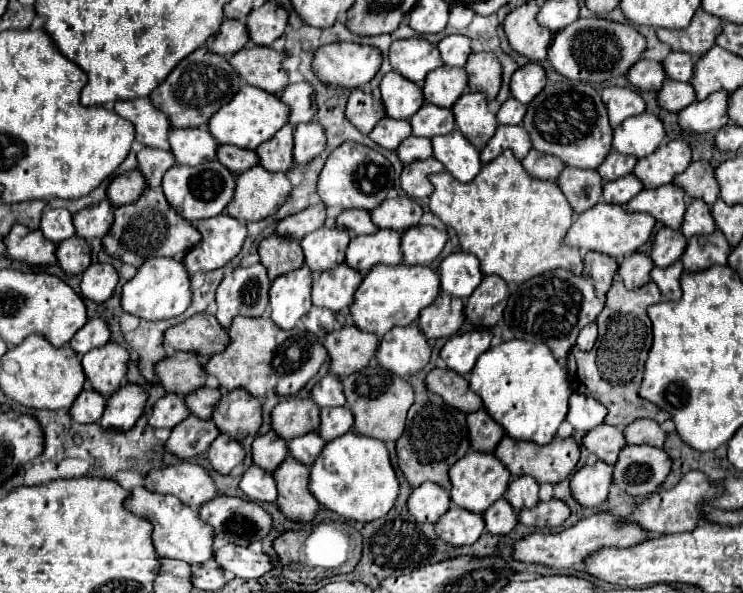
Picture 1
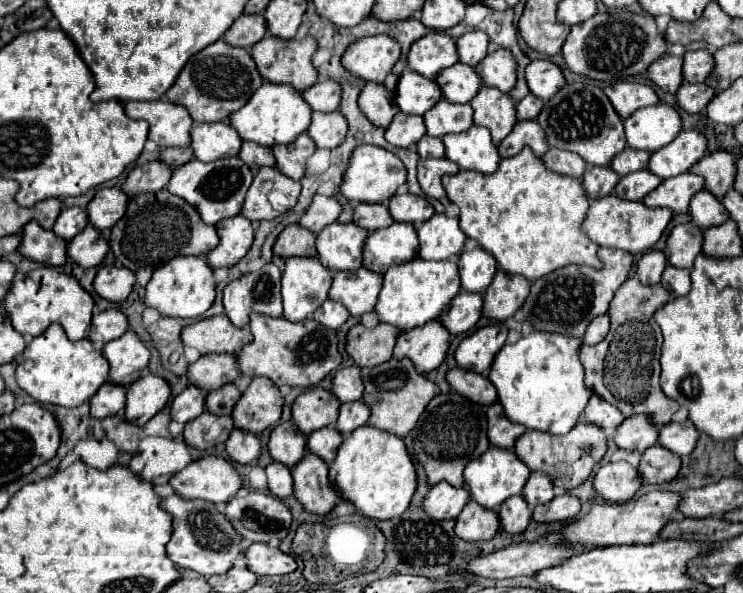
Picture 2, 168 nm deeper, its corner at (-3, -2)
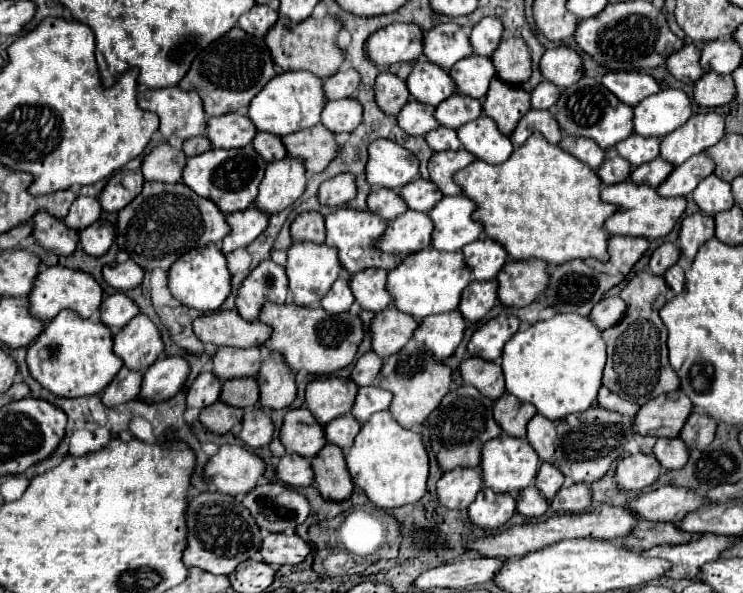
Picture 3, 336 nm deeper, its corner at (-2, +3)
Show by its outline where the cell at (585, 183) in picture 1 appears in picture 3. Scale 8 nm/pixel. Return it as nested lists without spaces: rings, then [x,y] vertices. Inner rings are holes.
[[[615,155],[611,159],[605,159],[603,165],[597,171],[597,175],[599,175],[603,185],[621,183],[621,181],[625,181],[629,177],[629,173],[631,173],[631,165],[623,157],[619,157],[619,155]]]

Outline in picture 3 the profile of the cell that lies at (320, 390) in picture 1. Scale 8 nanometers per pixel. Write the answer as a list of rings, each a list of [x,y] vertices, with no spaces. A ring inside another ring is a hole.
[[[369,351],[369,353],[365,353],[363,357],[357,359],[357,363],[355,363],[353,373],[351,373],[349,379],[355,385],[359,385],[359,387],[363,387],[363,385],[375,385],[377,383],[377,373],[379,373],[381,365],[383,365],[383,359],[379,359],[373,351]]]

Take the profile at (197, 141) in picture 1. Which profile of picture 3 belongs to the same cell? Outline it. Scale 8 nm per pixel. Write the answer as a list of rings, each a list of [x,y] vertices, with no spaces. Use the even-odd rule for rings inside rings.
[[[227,113],[225,117],[207,117],[207,139],[213,149],[245,147],[255,137],[249,117],[239,113]]]

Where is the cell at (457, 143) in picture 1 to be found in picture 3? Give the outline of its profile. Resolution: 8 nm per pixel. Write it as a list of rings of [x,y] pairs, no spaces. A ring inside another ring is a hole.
[[[483,115],[457,129],[457,137],[463,149],[473,153],[475,159],[481,159],[491,165],[503,163],[513,153],[513,145],[509,137],[501,135],[493,125],[493,121]]]

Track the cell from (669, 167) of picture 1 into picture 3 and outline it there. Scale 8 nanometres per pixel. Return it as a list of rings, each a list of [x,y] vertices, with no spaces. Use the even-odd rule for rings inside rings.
[[[699,113],[693,115],[685,125],[673,131],[669,137],[661,139],[661,159],[671,165],[681,165],[689,157],[703,153],[715,145],[723,133],[725,121],[717,113]]]

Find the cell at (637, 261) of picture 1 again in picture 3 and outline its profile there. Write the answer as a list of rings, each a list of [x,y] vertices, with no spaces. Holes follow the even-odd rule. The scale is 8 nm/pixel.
[[[663,243],[653,251],[653,255],[649,259],[649,269],[653,275],[663,275],[665,269],[669,269],[671,265],[675,265],[679,261],[679,257],[681,257],[681,253],[675,243]]]

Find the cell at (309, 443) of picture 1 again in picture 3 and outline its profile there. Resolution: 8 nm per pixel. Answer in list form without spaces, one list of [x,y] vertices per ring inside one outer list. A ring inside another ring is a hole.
[[[343,415],[325,425],[325,439],[327,443],[337,445],[345,451],[349,445],[353,445],[353,437],[359,433],[359,429],[361,425],[351,415]]]

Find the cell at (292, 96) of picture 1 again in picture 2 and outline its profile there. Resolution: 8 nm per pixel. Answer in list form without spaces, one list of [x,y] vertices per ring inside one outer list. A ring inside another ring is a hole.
[[[322,80],[322,82],[314,84],[312,88],[308,88],[302,96],[312,106],[312,110],[332,112],[332,110],[336,110],[340,106],[342,88],[334,80]]]

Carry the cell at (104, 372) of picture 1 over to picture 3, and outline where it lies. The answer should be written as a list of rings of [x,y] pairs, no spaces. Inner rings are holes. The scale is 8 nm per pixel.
[[[139,313],[137,317],[133,317],[121,331],[117,331],[113,335],[113,351],[117,357],[123,359],[123,365],[131,371],[139,371],[143,373],[163,351],[163,341],[159,337],[157,327],[151,323],[151,319],[143,313]]]

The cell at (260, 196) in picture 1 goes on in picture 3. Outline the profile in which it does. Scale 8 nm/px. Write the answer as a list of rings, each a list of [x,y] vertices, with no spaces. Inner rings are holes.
[[[285,157],[281,161],[267,163],[265,177],[259,185],[259,193],[253,201],[253,207],[265,215],[273,215],[289,207],[305,191],[305,167],[297,157]]]

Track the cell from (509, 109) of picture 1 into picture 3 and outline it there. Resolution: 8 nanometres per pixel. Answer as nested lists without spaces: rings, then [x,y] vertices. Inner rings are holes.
[[[541,81],[531,91],[531,109],[551,109],[559,97],[559,89],[549,81]]]

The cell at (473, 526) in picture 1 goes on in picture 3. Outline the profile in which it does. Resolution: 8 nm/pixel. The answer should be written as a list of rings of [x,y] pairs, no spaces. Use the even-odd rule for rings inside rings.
[[[481,489],[469,505],[469,519],[479,529],[499,529],[515,513],[515,499],[507,493],[497,497],[489,489]]]

